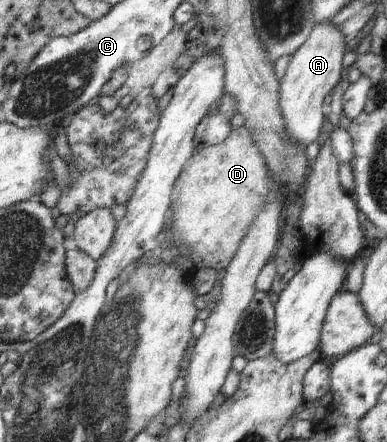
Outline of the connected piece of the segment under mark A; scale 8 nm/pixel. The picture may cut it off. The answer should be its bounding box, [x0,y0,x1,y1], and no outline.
[279,19,346,147]

